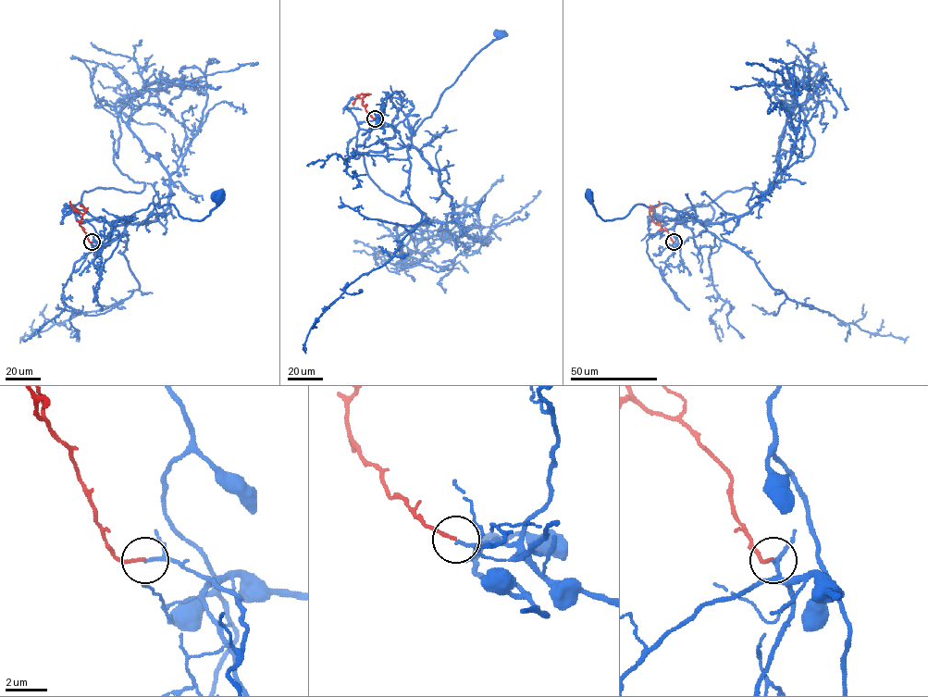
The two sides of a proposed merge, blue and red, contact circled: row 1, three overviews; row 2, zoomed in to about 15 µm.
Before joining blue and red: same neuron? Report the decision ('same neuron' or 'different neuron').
same neuron

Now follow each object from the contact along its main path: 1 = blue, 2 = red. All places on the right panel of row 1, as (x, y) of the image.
1: (674, 242), (682, 244), (706, 229), (666, 204), (649, 207), (637, 204), (623, 217), (603, 220), (590, 196)
2: (674, 242), (670, 234), (650, 216), (649, 211), (661, 204), (658, 201)

